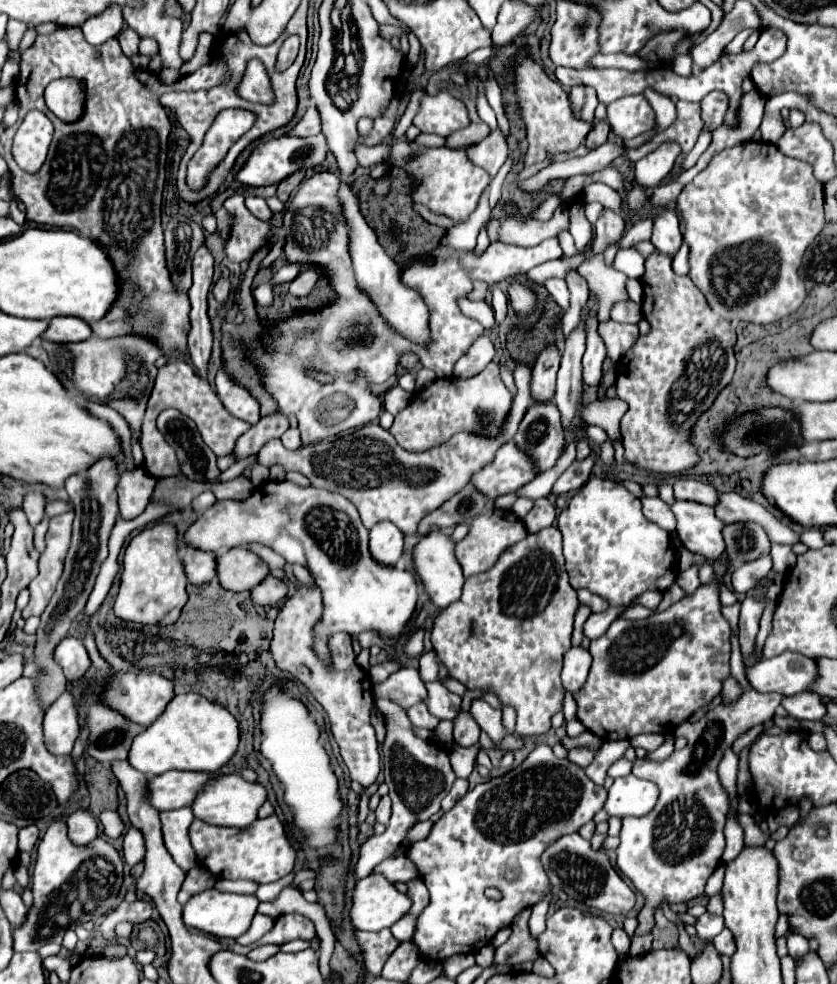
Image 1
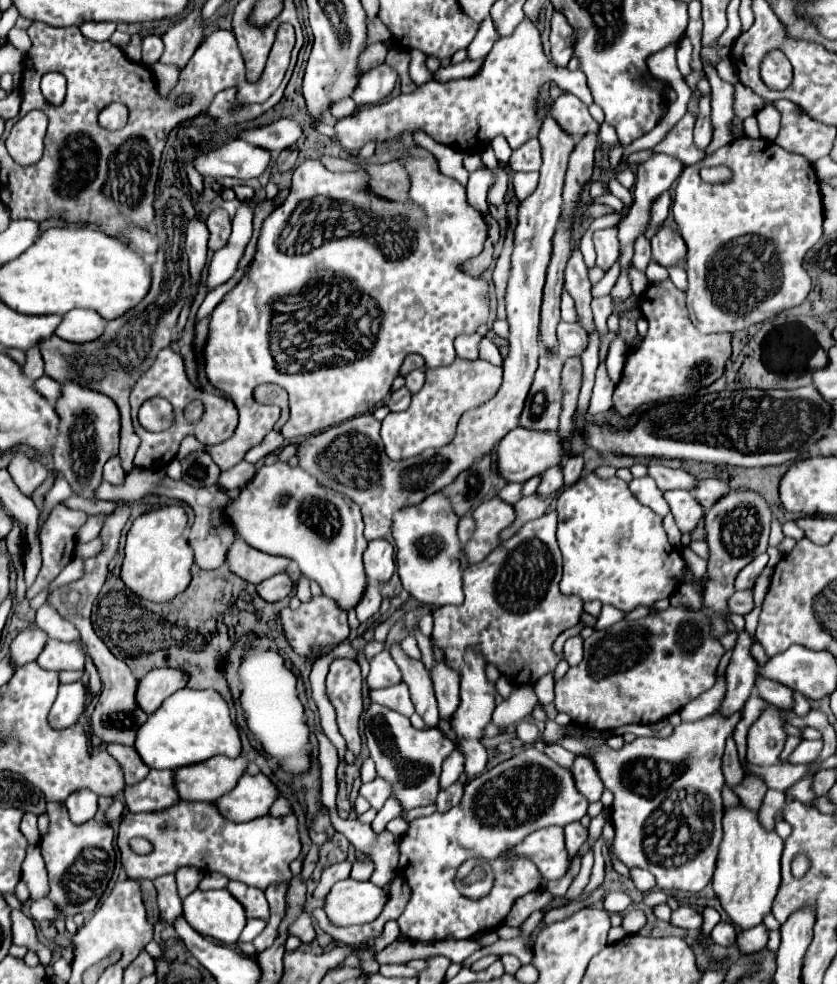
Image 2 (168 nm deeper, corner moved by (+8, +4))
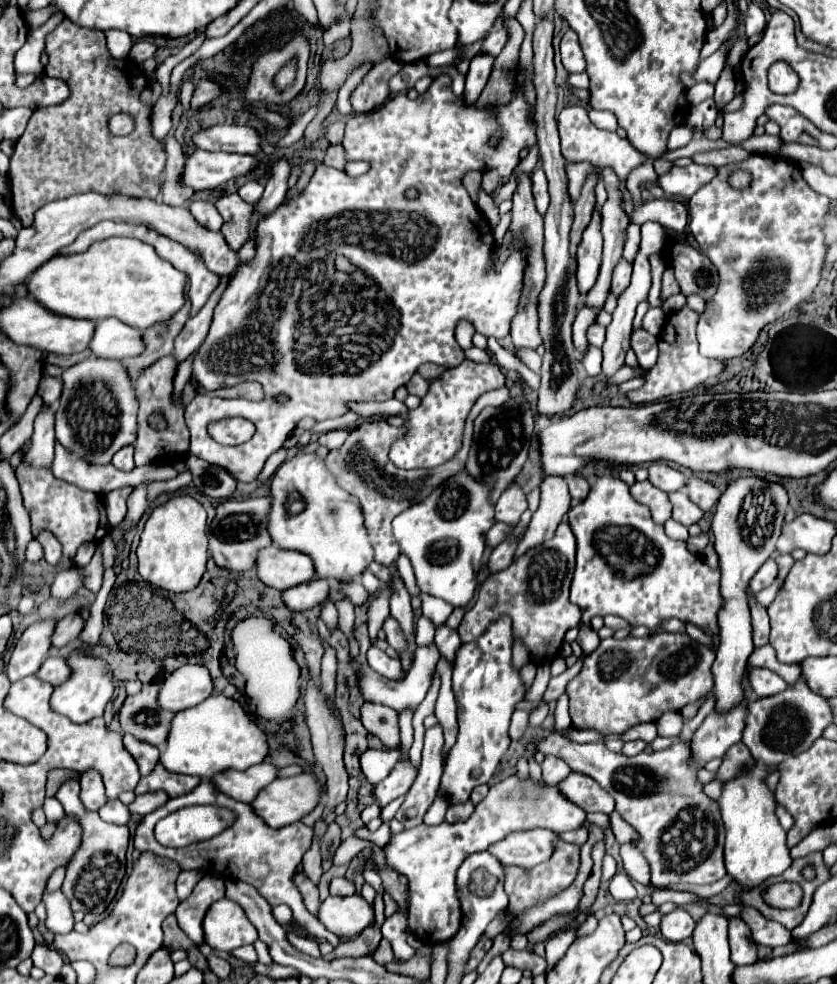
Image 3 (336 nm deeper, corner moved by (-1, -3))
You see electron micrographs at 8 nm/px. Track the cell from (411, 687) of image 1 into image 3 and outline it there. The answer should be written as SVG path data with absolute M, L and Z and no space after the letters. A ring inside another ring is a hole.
M369 647L367 651L367 663L371 665L371 669L375 669L377 673L381 673L383 677L387 679L401 679L403 677L403 671L401 671L401 665L399 665L399 659L391 659L385 651L377 649L377 647Z

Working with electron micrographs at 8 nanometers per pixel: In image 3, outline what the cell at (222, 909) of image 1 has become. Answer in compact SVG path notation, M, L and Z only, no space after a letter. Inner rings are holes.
M215 901L203 919L205 941L215 951L233 951L257 941L255 927L233 901Z

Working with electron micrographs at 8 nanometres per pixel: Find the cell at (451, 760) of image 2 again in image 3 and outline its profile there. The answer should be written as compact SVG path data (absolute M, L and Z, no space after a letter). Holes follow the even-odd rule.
M437 797L437 801L431 805L431 809L425 815L427 825L441 825L445 821L445 811L447 811L447 801Z

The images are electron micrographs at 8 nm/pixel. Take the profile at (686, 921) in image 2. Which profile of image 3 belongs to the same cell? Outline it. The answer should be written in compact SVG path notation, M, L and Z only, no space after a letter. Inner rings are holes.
M677 907L671 913L663 915L659 929L667 941L683 941L683 939L691 937L691 933L695 929L695 921L685 909Z

